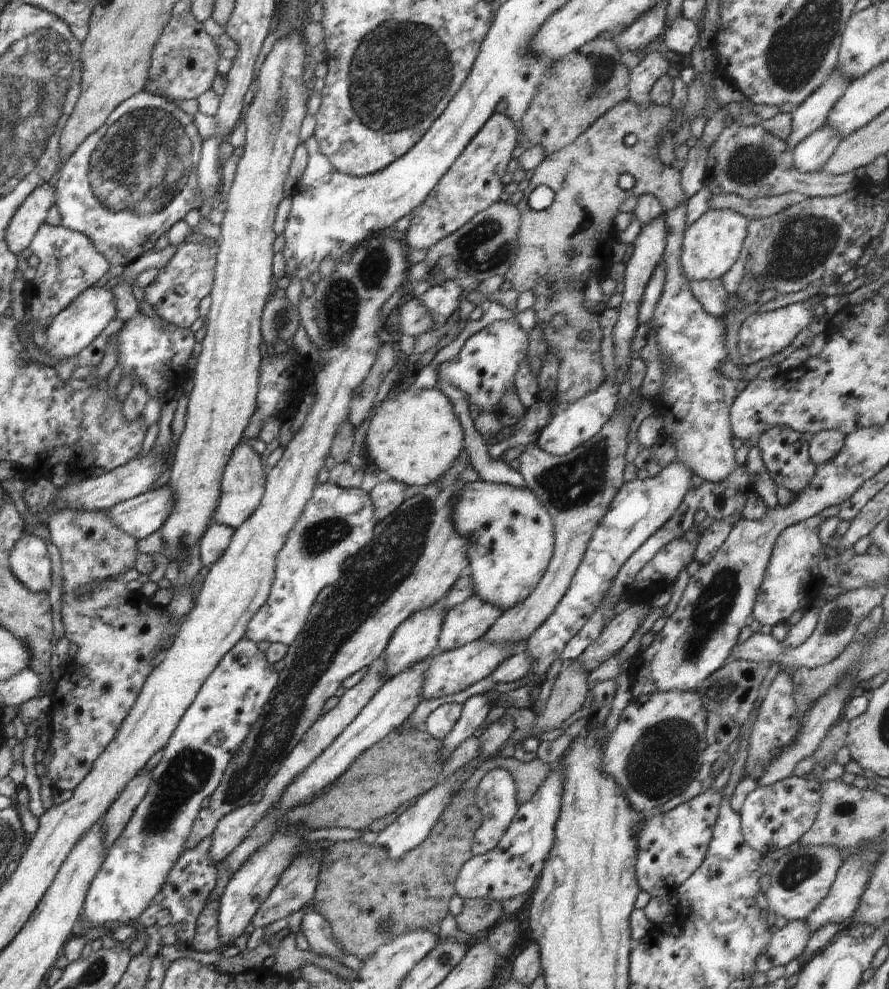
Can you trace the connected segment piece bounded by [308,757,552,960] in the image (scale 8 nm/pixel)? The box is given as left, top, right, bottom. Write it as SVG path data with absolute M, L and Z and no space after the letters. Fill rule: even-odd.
M494 757L484 761L481 766L473 770L470 778L462 785L458 794L454 795L446 805L444 812L435 822L427 839L410 852L404 853L400 859L391 859L384 848L380 848L376 843L371 845L364 843L360 838L351 841L336 841L327 848L327 851L323 854L317 887L308 906L310 906L310 909L319 912L330 923L333 941L339 949L343 949L346 955L354 954L360 960L364 960L379 946L396 935L407 930L431 930L433 923L441 922L450 914L448 904L450 898L455 894L455 882L459 870L467 860L473 857L470 847L466 844L472 844L472 836L483 821L481 812L473 805L473 794L482 777L492 769L504 769L511 773L517 786L517 803L520 806L527 803L536 794L540 785L551 773L552 765L539 758L529 763L508 757ZM454 847L459 847L460 856L458 858L452 856Z

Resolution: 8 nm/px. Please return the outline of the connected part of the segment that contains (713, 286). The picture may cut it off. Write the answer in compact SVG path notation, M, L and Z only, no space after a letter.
M721 279L693 280L689 282L691 293L702 305L702 308L717 319L722 318L725 312L725 302L728 293L722 285Z

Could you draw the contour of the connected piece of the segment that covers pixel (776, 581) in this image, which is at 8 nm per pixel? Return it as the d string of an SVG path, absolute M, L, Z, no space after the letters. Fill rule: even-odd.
M819 514L814 515L789 526L778 535L751 614L760 624L774 627L787 622L795 610L808 611L821 596L820 591L825 583L818 560L824 545L818 539L818 532L823 522Z

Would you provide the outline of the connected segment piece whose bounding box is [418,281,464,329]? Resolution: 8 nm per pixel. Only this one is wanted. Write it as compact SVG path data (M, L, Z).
M445 281L434 285L418 296L422 304L432 313L434 324L432 329L445 324L449 316L459 308L460 296L464 290L455 281Z

